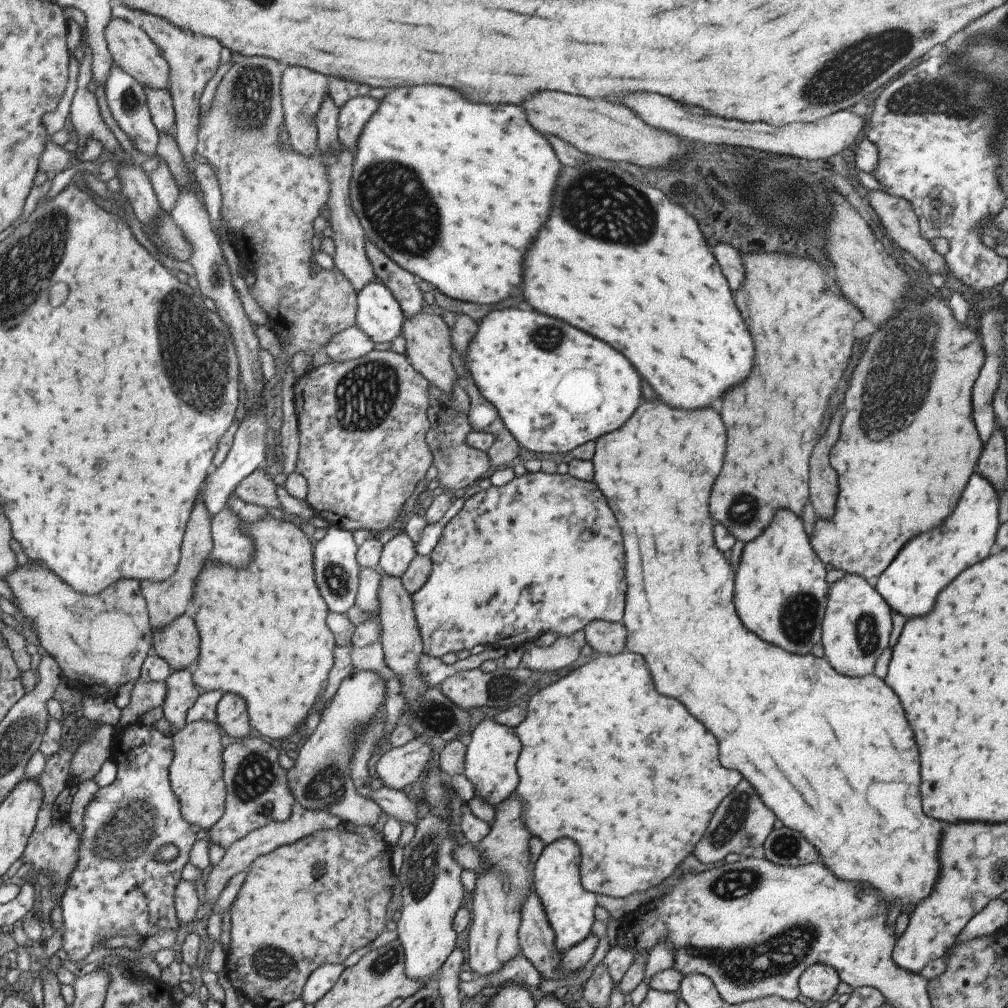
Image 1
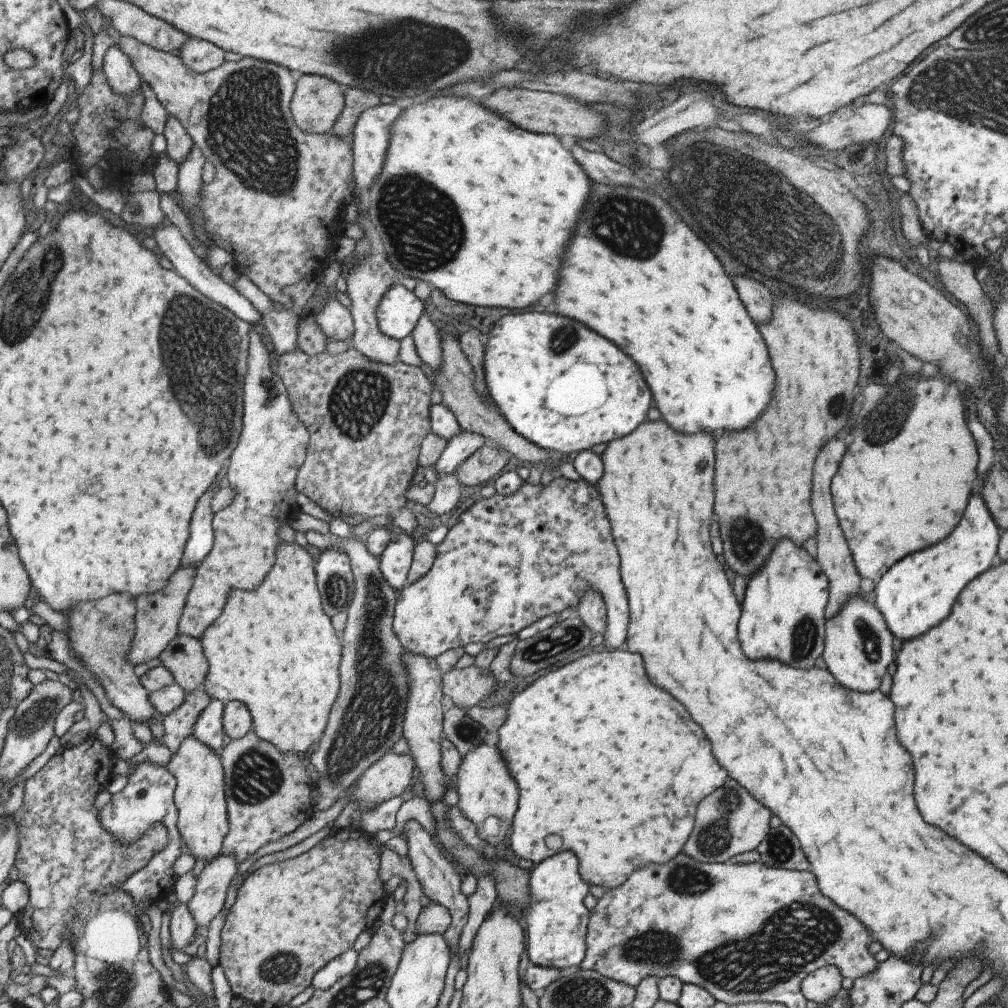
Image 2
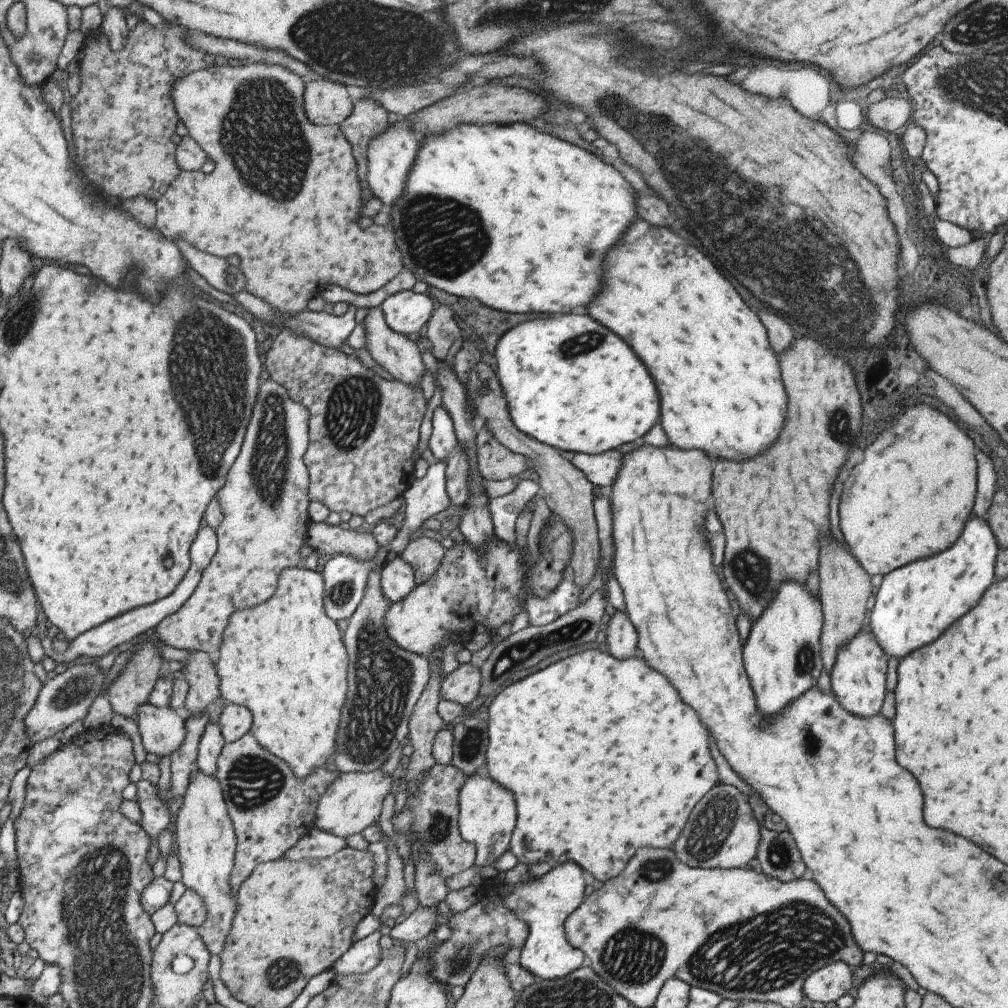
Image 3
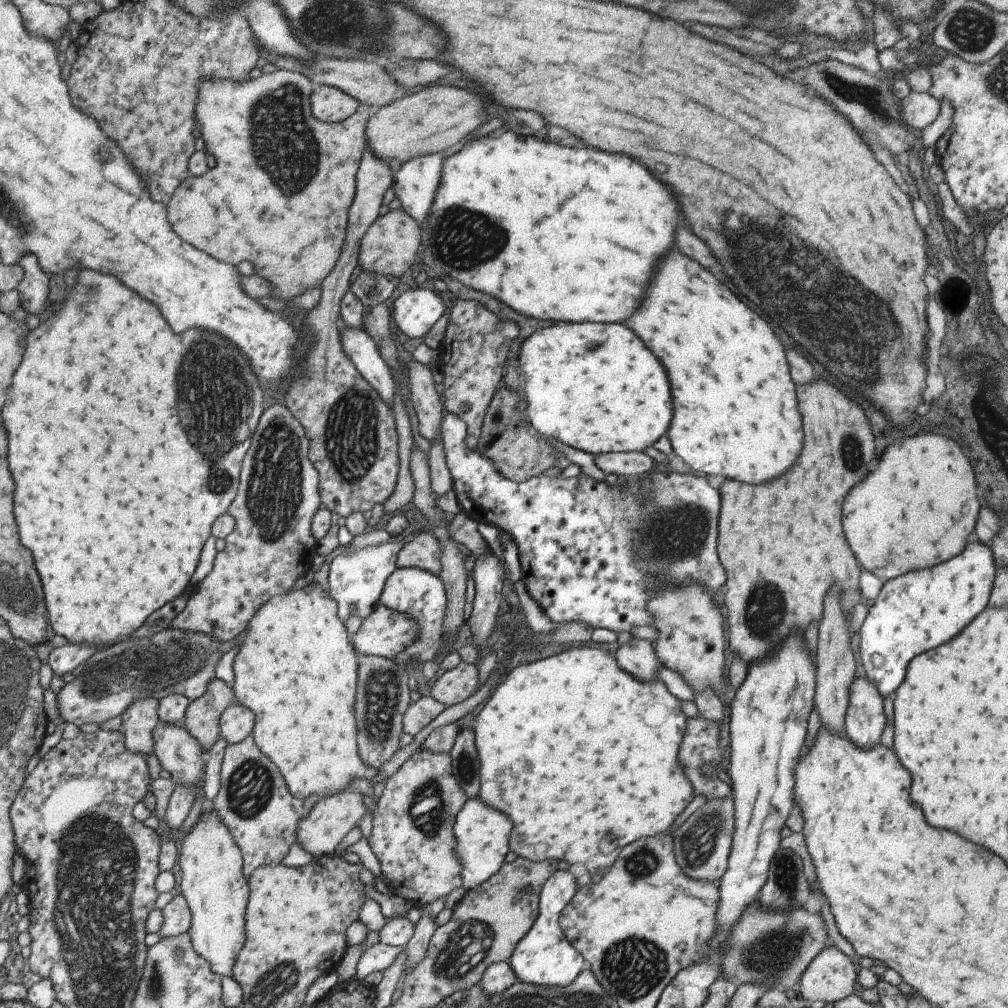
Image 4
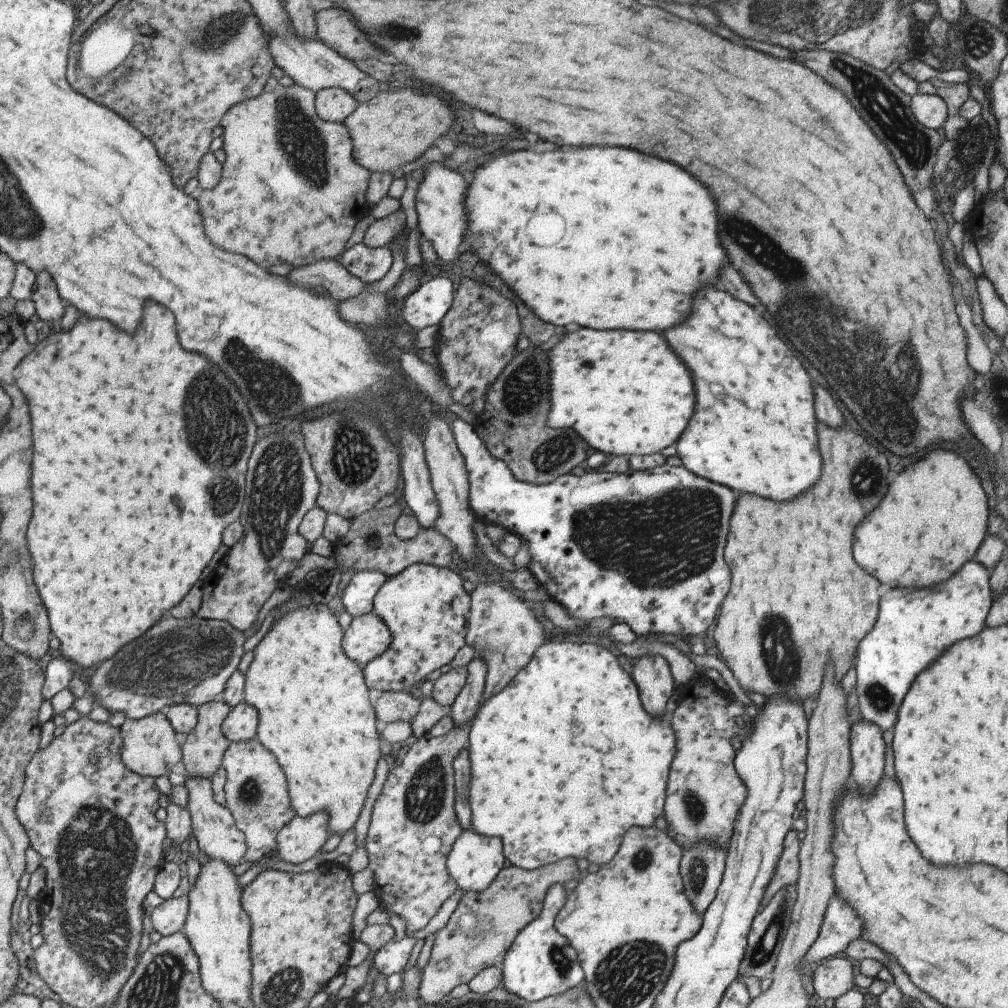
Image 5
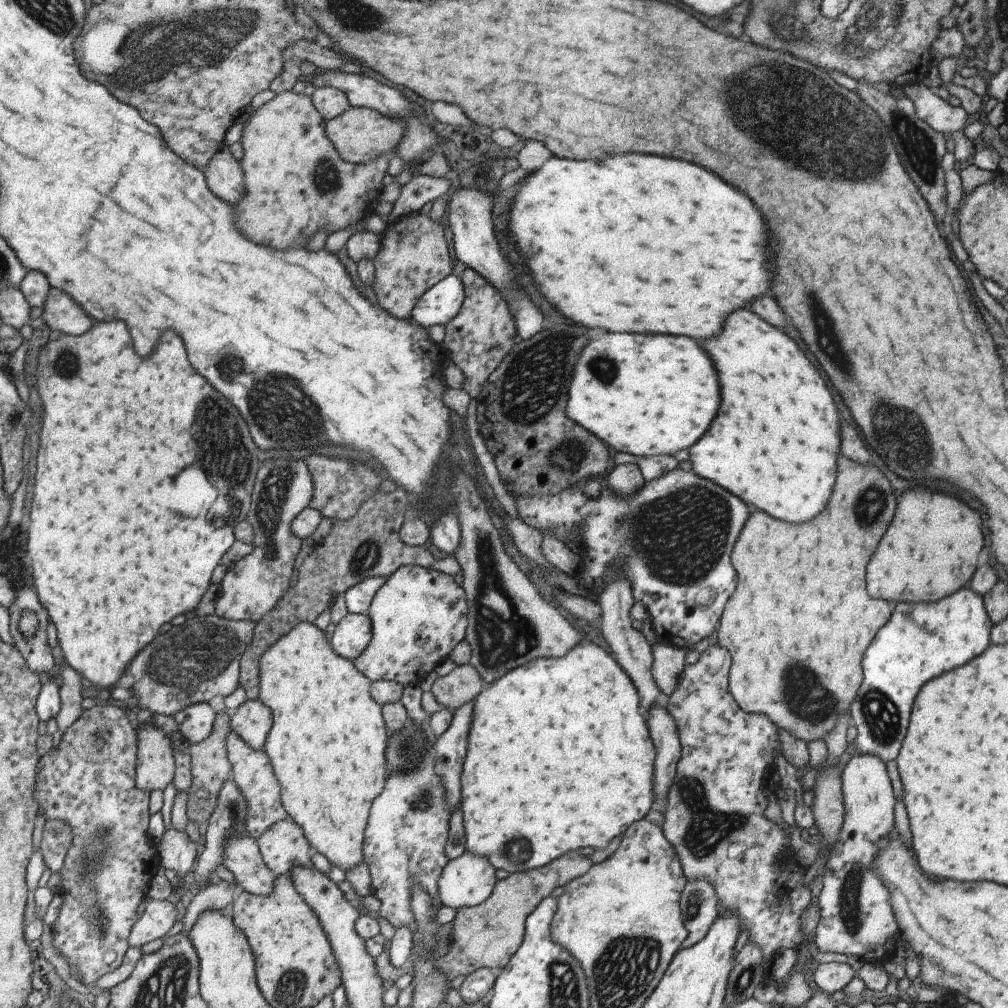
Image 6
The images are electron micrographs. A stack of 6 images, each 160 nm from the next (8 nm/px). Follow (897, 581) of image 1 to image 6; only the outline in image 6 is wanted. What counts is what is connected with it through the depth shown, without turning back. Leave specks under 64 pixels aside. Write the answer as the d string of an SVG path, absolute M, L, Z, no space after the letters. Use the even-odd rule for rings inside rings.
M959 588L955 594L951 596L945 596L943 600L937 600L937 602L931 602L931 604L911 604L911 602L899 602L895 604L893 612L891 612L891 620L887 620L887 624L883 624L882 628L879 628L879 631L873 636L871 643L865 648L863 652L863 658L861 660L861 684L859 684L859 692L855 694L855 700L851 702L849 706L849 711L851 714L850 722L855 727L856 738L854 742L856 744L856 751L858 753L868 753L869 755L878 757L881 761L889 760L889 758L896 758L900 745L902 744L902 739L904 738L906 727L909 720L909 714L911 714L911 706L913 705L913 700L917 696L917 692L923 688L923 684L927 684L927 680L935 674L939 676L937 672L945 672L945 670L951 670L955 666L961 666L965 664L969 658L981 654L987 644L989 644L989 620L987 620L987 614L983 610L983 602L981 602L981 596L975 594L971 588Z

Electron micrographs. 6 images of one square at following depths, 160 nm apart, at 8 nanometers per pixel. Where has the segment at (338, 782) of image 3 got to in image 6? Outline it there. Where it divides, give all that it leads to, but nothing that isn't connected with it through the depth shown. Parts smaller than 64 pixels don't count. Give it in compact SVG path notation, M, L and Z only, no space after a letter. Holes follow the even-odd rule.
M289 819L275 823L269 830L258 836L255 842L258 844L258 851L262 856L262 861L274 875L287 872L294 866L294 862L309 866L309 868L315 870L309 861L311 850L307 839L302 833L302 828Z

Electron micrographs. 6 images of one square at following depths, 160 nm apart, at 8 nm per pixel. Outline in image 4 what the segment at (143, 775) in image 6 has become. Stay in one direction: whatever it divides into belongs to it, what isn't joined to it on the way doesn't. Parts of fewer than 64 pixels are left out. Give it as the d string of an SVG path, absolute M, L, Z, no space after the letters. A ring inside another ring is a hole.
M152 698L135 699L121 714L124 745L132 754L152 754L153 732L157 726L158 701Z

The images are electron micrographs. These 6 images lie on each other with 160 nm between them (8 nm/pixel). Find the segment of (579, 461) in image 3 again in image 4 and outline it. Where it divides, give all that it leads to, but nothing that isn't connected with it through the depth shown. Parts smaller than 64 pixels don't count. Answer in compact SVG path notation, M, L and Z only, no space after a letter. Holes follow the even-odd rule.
M642 451L626 453L597 453L592 455L593 462L605 475L622 476L626 480L639 478L649 472L655 464Z

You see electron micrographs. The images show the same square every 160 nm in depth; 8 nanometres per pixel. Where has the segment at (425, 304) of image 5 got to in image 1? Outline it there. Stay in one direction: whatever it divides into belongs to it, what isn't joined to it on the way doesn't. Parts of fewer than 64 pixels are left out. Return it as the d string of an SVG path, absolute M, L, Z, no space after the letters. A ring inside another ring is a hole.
M375 281L356 292L354 326L376 347L385 347L400 334L404 321L399 303L385 285Z

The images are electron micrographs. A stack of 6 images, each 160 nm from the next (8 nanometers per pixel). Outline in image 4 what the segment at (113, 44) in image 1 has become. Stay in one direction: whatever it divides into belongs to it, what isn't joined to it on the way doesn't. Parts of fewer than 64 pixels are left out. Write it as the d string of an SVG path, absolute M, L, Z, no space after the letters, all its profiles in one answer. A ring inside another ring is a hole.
M276 70L265 73L254 80L243 79L233 82L229 79L207 79L196 92L194 104L194 124L199 126L200 137L203 140L204 151L215 159L213 168L207 169L202 176L186 176L179 186L171 193L167 201L167 220L171 222L175 234L185 240L187 244L193 244L195 248L207 252L211 258L223 262L223 264L239 264L241 260L247 260L253 264L253 270L257 276L267 280L271 284L271 296L275 300L293 300L299 294L303 294L309 288L321 286L323 279L336 263L338 254L344 243L346 222L348 221L348 208L354 195L354 174L356 173L360 156L364 147L364 126L368 115L373 112L369 104L359 104L357 110L345 120L338 123L322 123L313 118L310 111L310 96L317 87L302 74ZM401 206L388 211L382 216L376 216L357 243L354 267L358 265L361 271L370 271L373 274L386 277L399 278L405 272L409 273L411 264L417 260L416 254L419 248L418 234L417 222L407 213L404 213Z

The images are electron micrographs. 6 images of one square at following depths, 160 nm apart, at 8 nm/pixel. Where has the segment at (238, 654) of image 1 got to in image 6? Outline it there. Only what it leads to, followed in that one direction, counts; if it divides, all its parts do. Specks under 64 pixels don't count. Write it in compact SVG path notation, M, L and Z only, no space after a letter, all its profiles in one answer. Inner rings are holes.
M300 621L294 627L291 627L270 648L267 648L258 661L259 696L257 696L256 700L259 700L263 706L269 708L271 716L273 716L273 722L271 722L273 726L269 728L261 750L267 755L273 774L278 780L282 807L288 814L289 820L302 828L302 833L307 839L311 852L320 852L327 858L330 864L335 864L335 866L339 866L339 868L346 871L355 866L359 861L363 861L362 840L371 801L382 791L385 779L389 773L384 753L387 736L379 704L371 698L369 690L370 681L355 670L355 666L351 661L343 659L335 655L335 652L332 652L328 635L328 632L322 632L313 623Z

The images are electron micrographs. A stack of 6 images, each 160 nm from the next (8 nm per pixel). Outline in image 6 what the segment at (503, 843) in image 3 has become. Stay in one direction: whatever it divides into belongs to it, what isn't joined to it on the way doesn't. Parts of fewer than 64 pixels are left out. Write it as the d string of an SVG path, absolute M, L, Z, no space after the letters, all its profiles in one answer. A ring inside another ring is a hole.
M463 851L448 860L437 881L440 903L449 908L481 904L495 884L495 869L484 856Z

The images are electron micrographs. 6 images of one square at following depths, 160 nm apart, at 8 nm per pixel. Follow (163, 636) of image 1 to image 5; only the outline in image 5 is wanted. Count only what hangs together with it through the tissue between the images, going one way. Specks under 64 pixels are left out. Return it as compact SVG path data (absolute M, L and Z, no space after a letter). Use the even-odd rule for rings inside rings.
M220 698L196 707L197 716L193 728L186 734L185 742L180 747L182 754L181 765L183 773L186 777L199 775L202 777L210 776L219 768L223 753L228 747L229 741L221 732L223 719L229 714L230 706Z

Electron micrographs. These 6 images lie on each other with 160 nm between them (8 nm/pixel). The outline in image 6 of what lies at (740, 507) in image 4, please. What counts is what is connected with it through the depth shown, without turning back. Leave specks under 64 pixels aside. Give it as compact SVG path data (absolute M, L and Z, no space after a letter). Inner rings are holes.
M839 454L831 498L827 502L825 512L819 512L819 516L815 516L815 520L807 520L803 524L787 524L787 522L781 522L781 520L767 516L765 512L759 512L759 510L755 510L747 516L747 520L743 522L743 528L741 528L741 532L739 532L735 544L733 544L733 550L731 550L731 564L737 572L735 592L727 600L723 614L719 618L719 624L717 624L717 632L715 632L715 640L731 656L731 664L727 674L728 690L743 712L747 712L747 714L749 712L761 712L761 714L765 714L768 720L773 722L775 727L788 731L804 742L821 739L822 736L833 729L840 714L849 712L849 706L855 700L855 694L859 692L859 684L862 680L861 660L863 652L865 652L865 648L871 643L879 628L882 628L883 624L887 624L887 618L891 616L891 610L893 610L893 604L889 604L885 600L875 600L875 598L871 600L871 596L867 596L867 592L865 592L865 564L867 564L871 552L875 550L881 534L885 532L885 528L891 520L893 504L895 504L895 500L893 500L893 492L891 492L887 478L873 464L857 464L857 462L847 460L843 454Z

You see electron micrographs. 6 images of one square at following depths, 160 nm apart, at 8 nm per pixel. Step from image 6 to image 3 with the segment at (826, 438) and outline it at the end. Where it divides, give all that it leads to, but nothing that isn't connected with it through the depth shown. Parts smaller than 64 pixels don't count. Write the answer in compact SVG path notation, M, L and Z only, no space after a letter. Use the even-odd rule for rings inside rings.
M639 216L633 224L629 224L629 230L623 234L623 240L615 248L611 248L611 252L607 252L607 260L603 262L603 288L599 296L591 300L591 304L587 304L585 314L595 322L603 324L605 328L611 328L611 332L617 334L639 356L639 360L643 360L643 366L649 370L651 378L655 380L655 388L659 390L659 424L669 444L677 448L699 448L709 456L721 456L721 458L725 456L727 460L741 460L755 456L757 452L763 452L765 446L769 446L773 438L779 434L785 416L785 390L779 376L777 360L769 348L767 334L757 314L753 314L745 306L745 302L739 298L733 286L727 284L727 280L717 272L717 268L695 246L677 238L677 234L671 232L669 228L651 226Z

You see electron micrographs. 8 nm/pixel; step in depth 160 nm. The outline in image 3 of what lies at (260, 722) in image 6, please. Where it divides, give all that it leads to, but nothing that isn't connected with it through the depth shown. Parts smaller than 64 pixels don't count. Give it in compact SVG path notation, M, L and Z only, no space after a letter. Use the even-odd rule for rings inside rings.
M227 704L216 718L225 743L233 742L249 732L252 714L241 705Z

